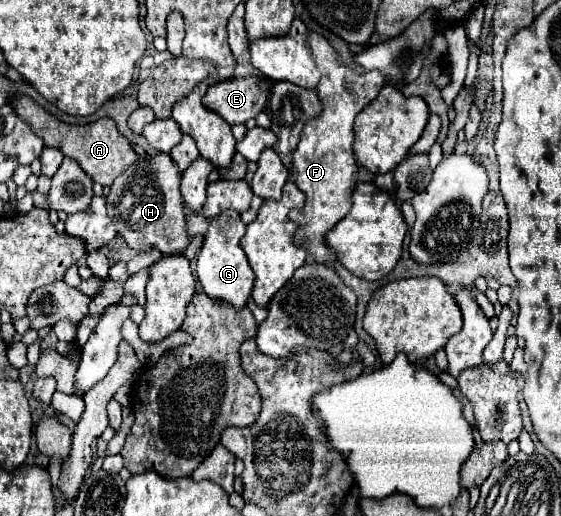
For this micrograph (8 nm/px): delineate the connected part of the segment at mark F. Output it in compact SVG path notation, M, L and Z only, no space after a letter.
M309 31L309 47L321 71L321 81L315 91L323 109L317 119L313 117L305 123L301 141L293 151L293 179L307 199L303 209L293 209L289 213L289 219L297 225L297 233L293 235L295 245L305 249L313 263L335 267L335 263L339 263L339 257L327 245L325 237L329 229L335 227L337 221L341 221L353 205L353 191L359 175L353 155L353 121L355 115L379 95L381 87L385 85L385 75L381 71L365 71L361 75L355 73L341 61L341 55L331 47L331 43L315 31Z

